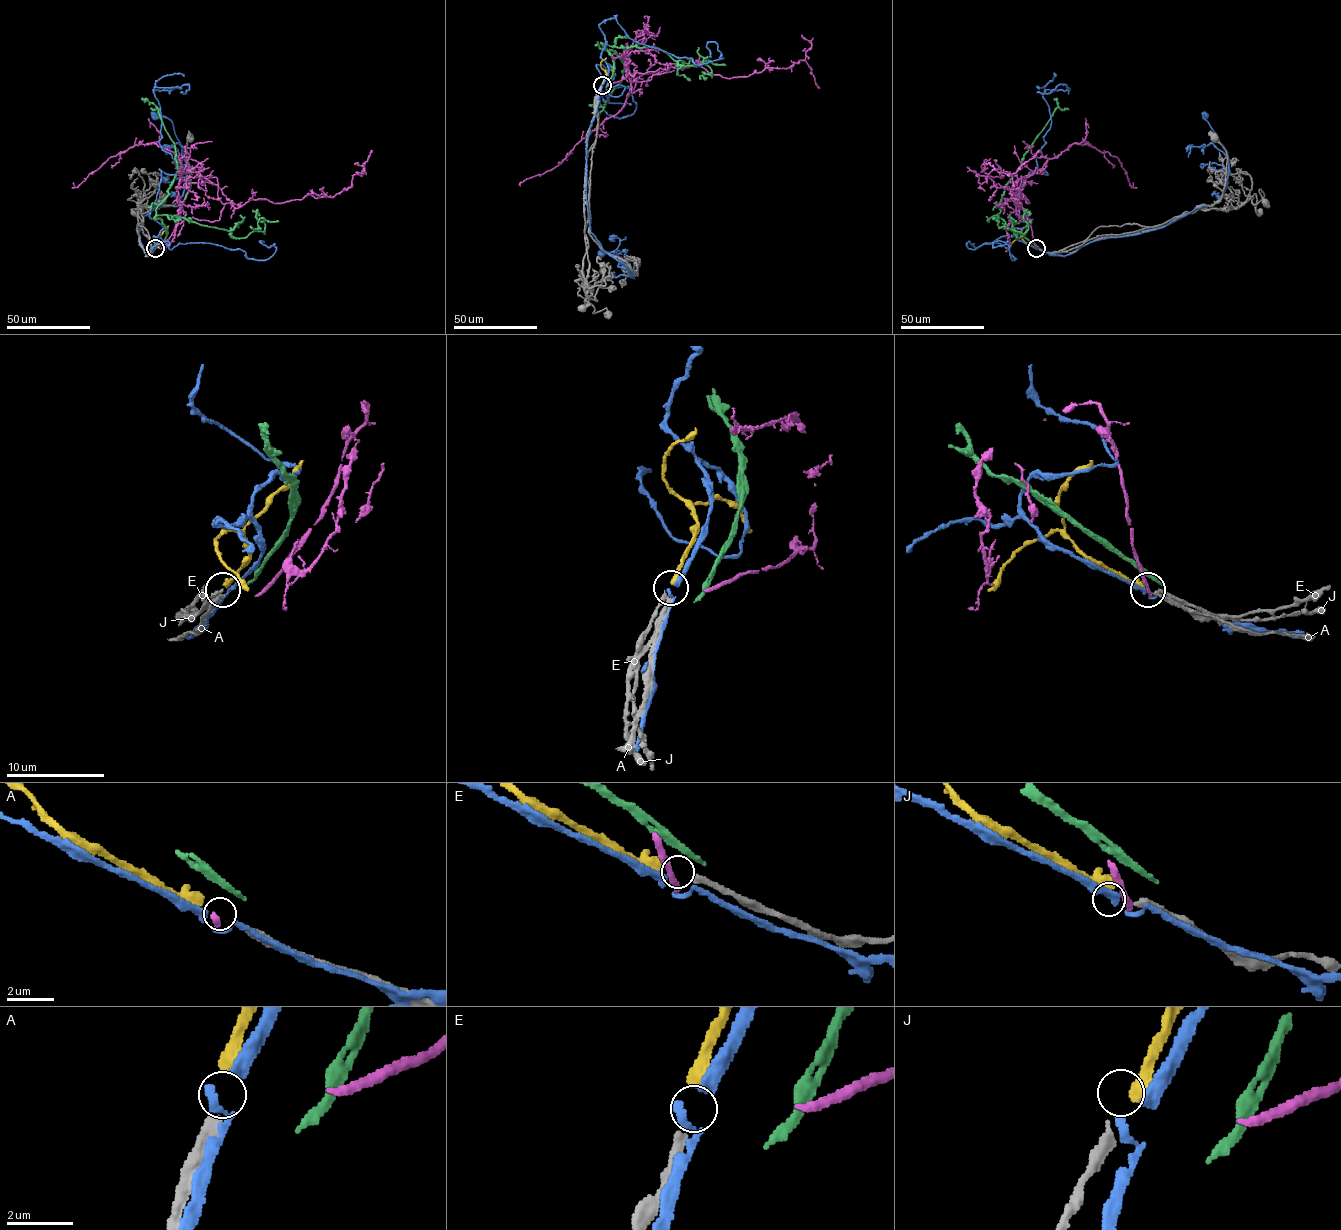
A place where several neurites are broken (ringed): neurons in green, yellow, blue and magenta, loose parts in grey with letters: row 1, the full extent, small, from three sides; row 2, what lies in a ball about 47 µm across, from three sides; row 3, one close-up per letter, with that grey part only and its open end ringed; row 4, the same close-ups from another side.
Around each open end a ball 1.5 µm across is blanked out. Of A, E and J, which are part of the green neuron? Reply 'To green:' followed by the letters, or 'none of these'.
To green: none of these

